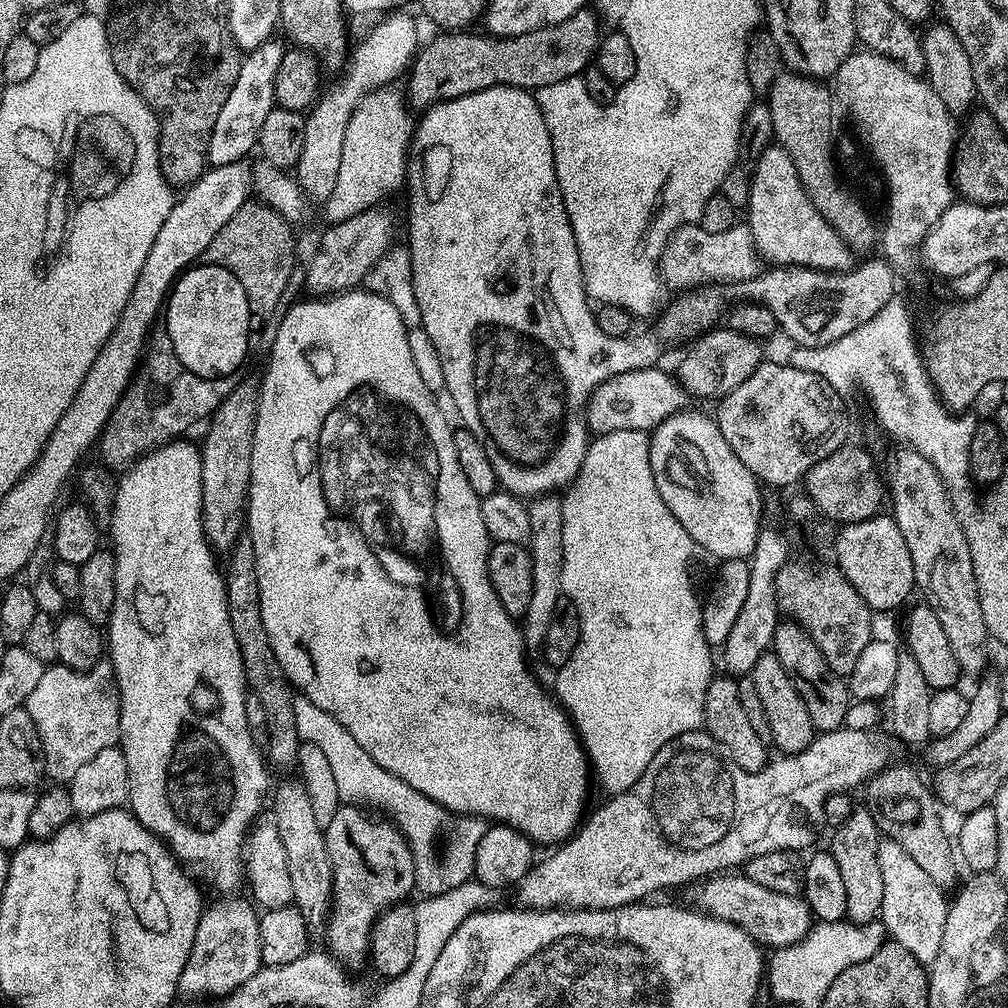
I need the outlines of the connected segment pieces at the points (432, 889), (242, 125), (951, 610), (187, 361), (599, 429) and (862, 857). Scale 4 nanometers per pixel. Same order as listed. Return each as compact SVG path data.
M302 694L293 695L294 722L298 725L298 734L306 744L318 746L322 754L326 754L330 762L330 770L334 773L334 782L338 785L338 794L341 801L348 806L365 806L378 808L386 813L394 825L404 836L404 840L411 848L415 858L415 882L413 887L425 897L436 896L470 880L475 872L474 855L477 853L478 842L481 841L487 821L483 817L471 817L468 823L468 834L458 837L446 854L444 862L435 860L436 850L434 842L440 826L440 805L426 798L420 791L415 791L406 782L402 782L394 774L390 774L358 742L354 742L354 734L338 722L338 718L331 716L326 710L314 706Z
M273 38L262 42L262 46L251 49L241 59L238 78L234 78L234 86L230 86L230 95L222 105L222 110L214 122L214 130L208 143L208 164L234 164L245 159L248 151L257 147L262 130L262 122L266 122L266 114L277 107L274 94L274 78L278 74L278 66L286 51L279 39Z
M900 446L897 447L897 452L893 454L892 457L888 460L888 476L886 472L886 492L887 495L890 497L890 504L892 500L892 509L890 509L890 515L893 520L895 520L896 525L898 526L898 530L902 530L902 538L906 538L906 550L910 550L910 562L914 562L914 578L916 579L916 588L918 592L921 592L923 603L928 604L930 606L930 610L934 610L934 614L938 614L938 622L942 622L942 630L946 630L946 638L950 642L950 650L954 650L954 658L958 658L958 666L960 667L961 673L965 677L968 676L976 676L979 677L981 673L980 671L983 670L984 667L988 664L988 644L990 645L990 637L988 635L988 631L986 630L986 622L982 618L982 606L978 602L978 590L976 589L976 579L974 578L974 566L972 565L972 559L970 558L970 546L966 542L966 534L964 533L965 525L962 523L959 516L956 514L956 505L950 502L950 498L948 497L948 491L946 490L946 486L942 482L942 478L938 478L938 470L934 470L934 466L930 466L930 462L926 462L926 458L922 458L922 454L918 454L912 448L907 446Z
M222 288L214 290L210 298L202 294L200 304L192 306L190 312L172 312L172 308L165 303L162 309L162 326L168 335L168 352L176 356L176 368L190 370L190 375L196 376L196 380L208 380L208 384L216 384L216 380L230 378L236 380L236 371L244 364L248 356L248 343L252 340L252 331L257 331L257 324L254 322L254 314L258 312L258 302L254 298L246 296L242 288Z
M653 366L642 370L630 370L626 374L618 374L598 385L592 392L592 399L588 401L586 409L589 433L593 437L613 434L648 434L666 418L670 418L674 413L681 411L685 407L685 390L671 371L670 373L663 372L662 369L663 367Z
M856 810L846 822L842 822L832 836L832 845L830 851L834 862L838 862L838 871L842 873L842 879L846 882L846 917L853 924L866 924L877 919L880 915L882 906L883 882L882 871L878 866L878 854L876 853L878 843L878 829L874 818L867 810Z

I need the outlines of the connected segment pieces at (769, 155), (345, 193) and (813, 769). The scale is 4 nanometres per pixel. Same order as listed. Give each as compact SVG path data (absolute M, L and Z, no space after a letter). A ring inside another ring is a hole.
M769 146L755 159L756 169L753 167L750 172L752 185L746 225L761 261L768 263L769 260L772 266L800 264L804 268L819 268L826 272L851 269L854 253L810 202L790 154L779 146Z
M395 85L368 92L350 116L342 140L338 177L330 198L323 205L329 223L346 221L377 207L386 196L403 187L407 173L407 153L415 135L415 121L408 114L405 95Z
M847 727L836 728L833 732L821 732L816 739L810 742L810 746L806 746L806 750L802 750L793 756L781 755L776 758L780 760L773 759L765 764L760 772L747 772L738 766L734 766L734 762L730 762L728 757L717 748L716 740L706 730L678 734L678 738L666 742L666 746L662 746L662 750L658 750L658 754L654 754L650 766L646 766L646 770L640 775L634 786L630 786L625 792L617 792L611 798L608 798L604 808L598 809L592 817L589 815L575 835L563 841L555 850L549 851L552 853L545 860L537 859L533 863L528 873L520 879L520 883L515 885L515 903L519 907L533 910L547 910L549 908L621 908L623 904L634 904L651 897L648 896L651 892L660 892L663 888L676 888L679 884L687 886L713 874L735 869L732 868L735 864L743 866L756 855L766 854L770 851L799 850L798 848L808 847L808 849L811 849L813 847L811 844L816 840L816 831L822 828L826 798L830 798L830 794L835 792L848 792L856 787L859 789L861 785L879 774L884 768L887 768L893 759L891 758L892 748L888 745L889 737L887 735L885 735L886 737L879 736L878 733L879 731L876 730L864 731Z

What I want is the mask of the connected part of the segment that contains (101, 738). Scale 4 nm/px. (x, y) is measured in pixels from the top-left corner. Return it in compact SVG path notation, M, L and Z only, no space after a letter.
M59 662L45 667L38 687L26 698L23 708L34 718L49 781L72 781L78 769L86 766L94 754L119 745L120 691L111 663L95 664L89 672L70 670Z

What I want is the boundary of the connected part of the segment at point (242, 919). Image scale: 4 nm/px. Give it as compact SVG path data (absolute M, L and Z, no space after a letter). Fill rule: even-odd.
M238 897L222 898L222 901L203 909L198 930L194 934L194 946L180 975L178 992L181 997L226 997L235 988L242 986L246 978L254 978L261 968L260 916L249 899Z

